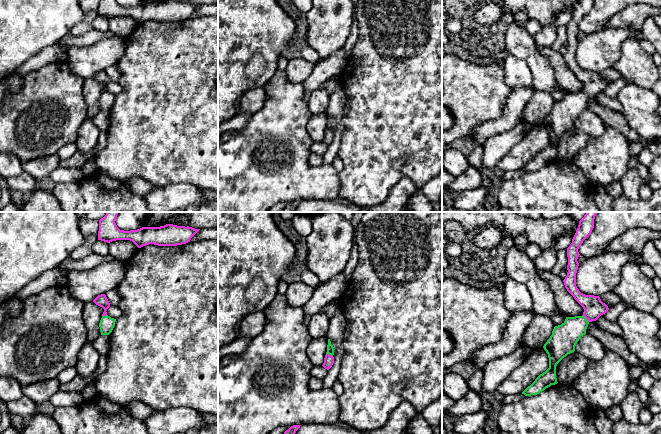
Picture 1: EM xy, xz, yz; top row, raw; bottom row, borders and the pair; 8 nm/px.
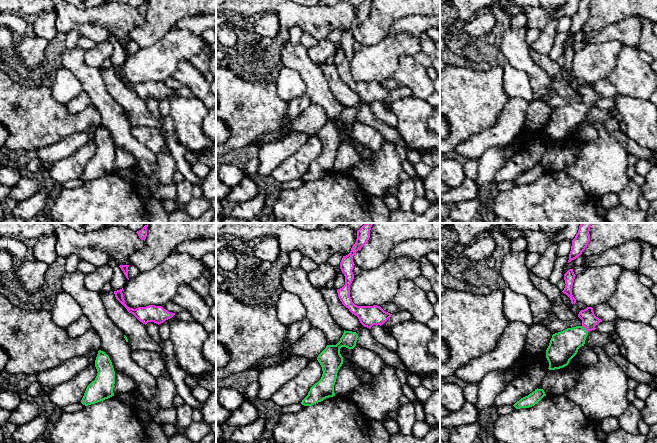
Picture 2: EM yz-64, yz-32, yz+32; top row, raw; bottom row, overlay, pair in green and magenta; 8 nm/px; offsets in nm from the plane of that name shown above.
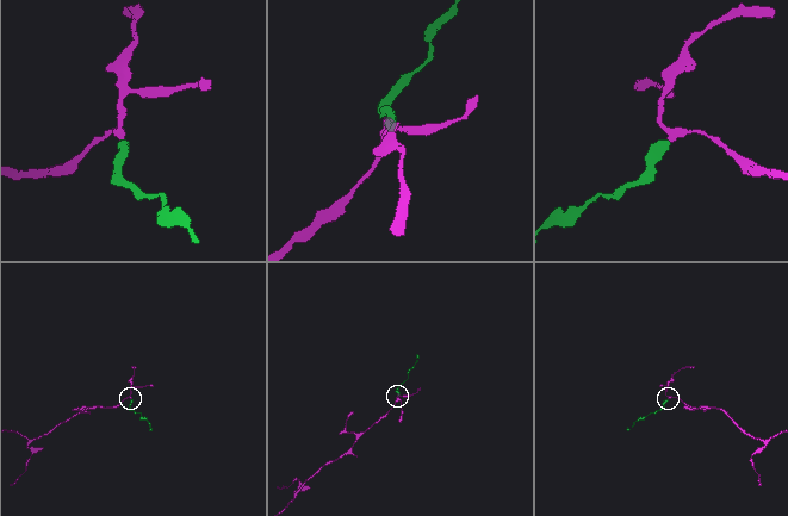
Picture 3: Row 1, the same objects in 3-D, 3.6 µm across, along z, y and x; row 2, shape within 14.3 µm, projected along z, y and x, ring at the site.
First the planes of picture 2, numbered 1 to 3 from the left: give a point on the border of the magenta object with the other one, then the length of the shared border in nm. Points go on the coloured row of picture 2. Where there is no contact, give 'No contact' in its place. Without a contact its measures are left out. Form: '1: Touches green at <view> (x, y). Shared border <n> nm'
1: No contact
2: No contact
3: Touches green at yz+32 (585, 329). Shared border 80 nm

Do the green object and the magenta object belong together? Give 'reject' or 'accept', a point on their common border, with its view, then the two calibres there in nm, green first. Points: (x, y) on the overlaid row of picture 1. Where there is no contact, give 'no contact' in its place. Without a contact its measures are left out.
accept | yz (585, 318) | 220/160 nm

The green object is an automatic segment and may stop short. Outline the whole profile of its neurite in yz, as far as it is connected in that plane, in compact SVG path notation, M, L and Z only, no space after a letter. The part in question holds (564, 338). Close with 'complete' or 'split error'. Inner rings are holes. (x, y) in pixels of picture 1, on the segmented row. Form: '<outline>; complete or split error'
M587 212L584 215L579 221L572 243L567 248L568 272L563 282L567 291L583 307L583 315L566 317L561 325L554 327L552 335L543 346L548 354L549 368L522 392L525 396L537 395L551 385L558 383L556 378L557 364L568 354L575 351L577 342L586 334L588 324L596 321L609 310L608 306L601 301L599 296L585 295L576 286L576 273L579 266L577 259L580 255L578 249L591 234L597 213Z; split error

